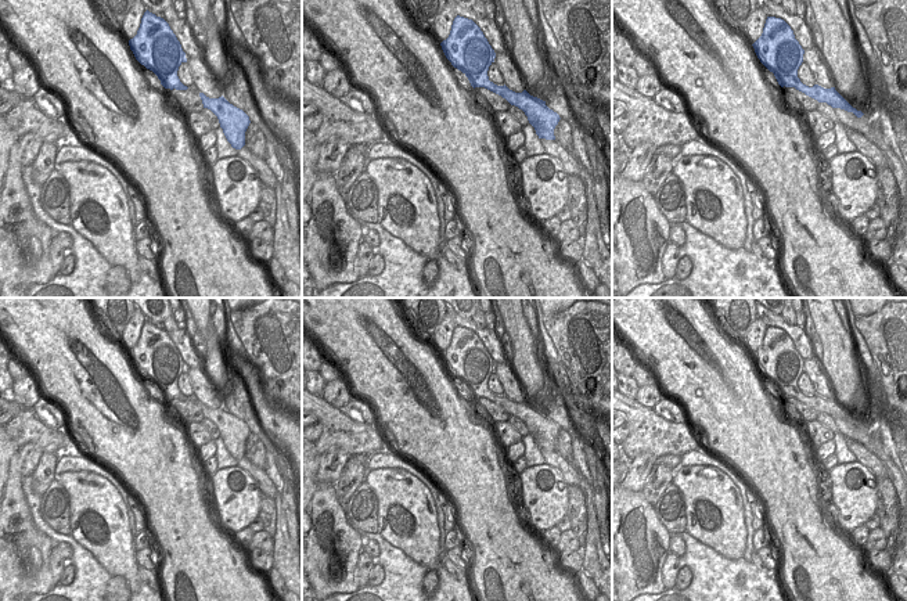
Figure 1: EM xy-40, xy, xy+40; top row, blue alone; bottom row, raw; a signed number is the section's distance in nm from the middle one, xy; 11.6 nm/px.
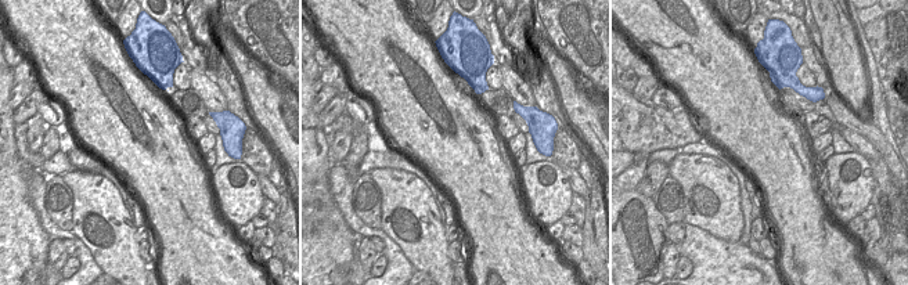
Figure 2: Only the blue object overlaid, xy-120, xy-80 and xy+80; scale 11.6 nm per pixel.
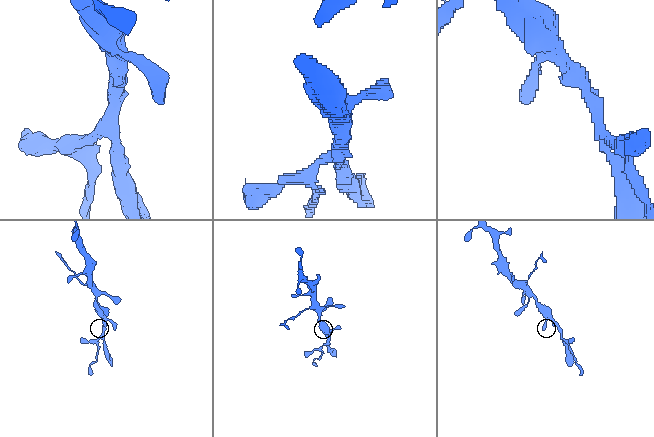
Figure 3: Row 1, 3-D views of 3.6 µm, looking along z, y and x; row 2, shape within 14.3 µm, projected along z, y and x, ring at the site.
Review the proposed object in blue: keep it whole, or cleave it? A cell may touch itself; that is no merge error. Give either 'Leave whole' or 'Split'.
Leave whole.

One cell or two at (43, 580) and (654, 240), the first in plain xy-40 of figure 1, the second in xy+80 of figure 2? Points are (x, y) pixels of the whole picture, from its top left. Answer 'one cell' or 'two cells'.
one cell

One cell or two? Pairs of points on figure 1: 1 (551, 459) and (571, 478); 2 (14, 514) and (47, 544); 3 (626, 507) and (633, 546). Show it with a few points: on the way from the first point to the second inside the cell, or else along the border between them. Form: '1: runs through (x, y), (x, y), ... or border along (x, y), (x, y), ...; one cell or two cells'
1: runs through (557, 461), (568, 472); one cell
2: runs through (21, 521), (39, 539); one cell
3: runs through (626, 517), (626, 536); one cell

